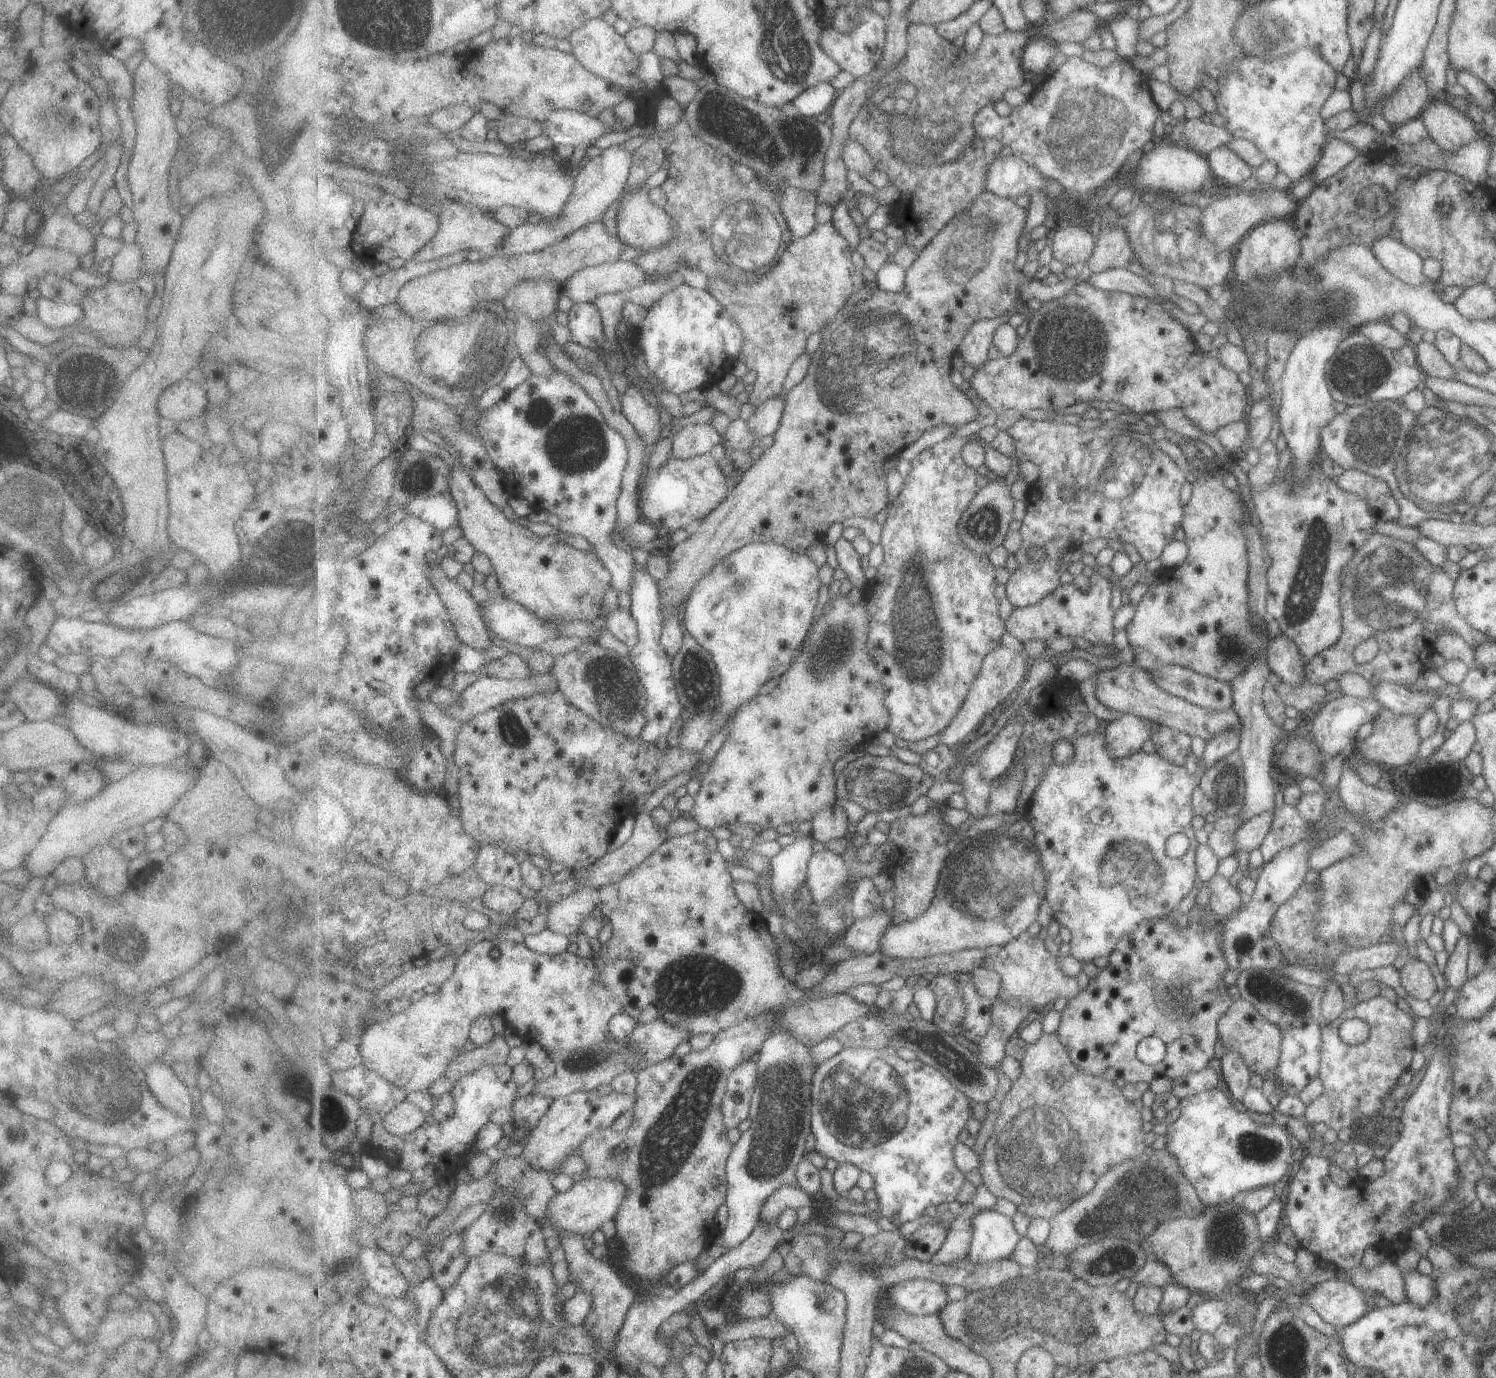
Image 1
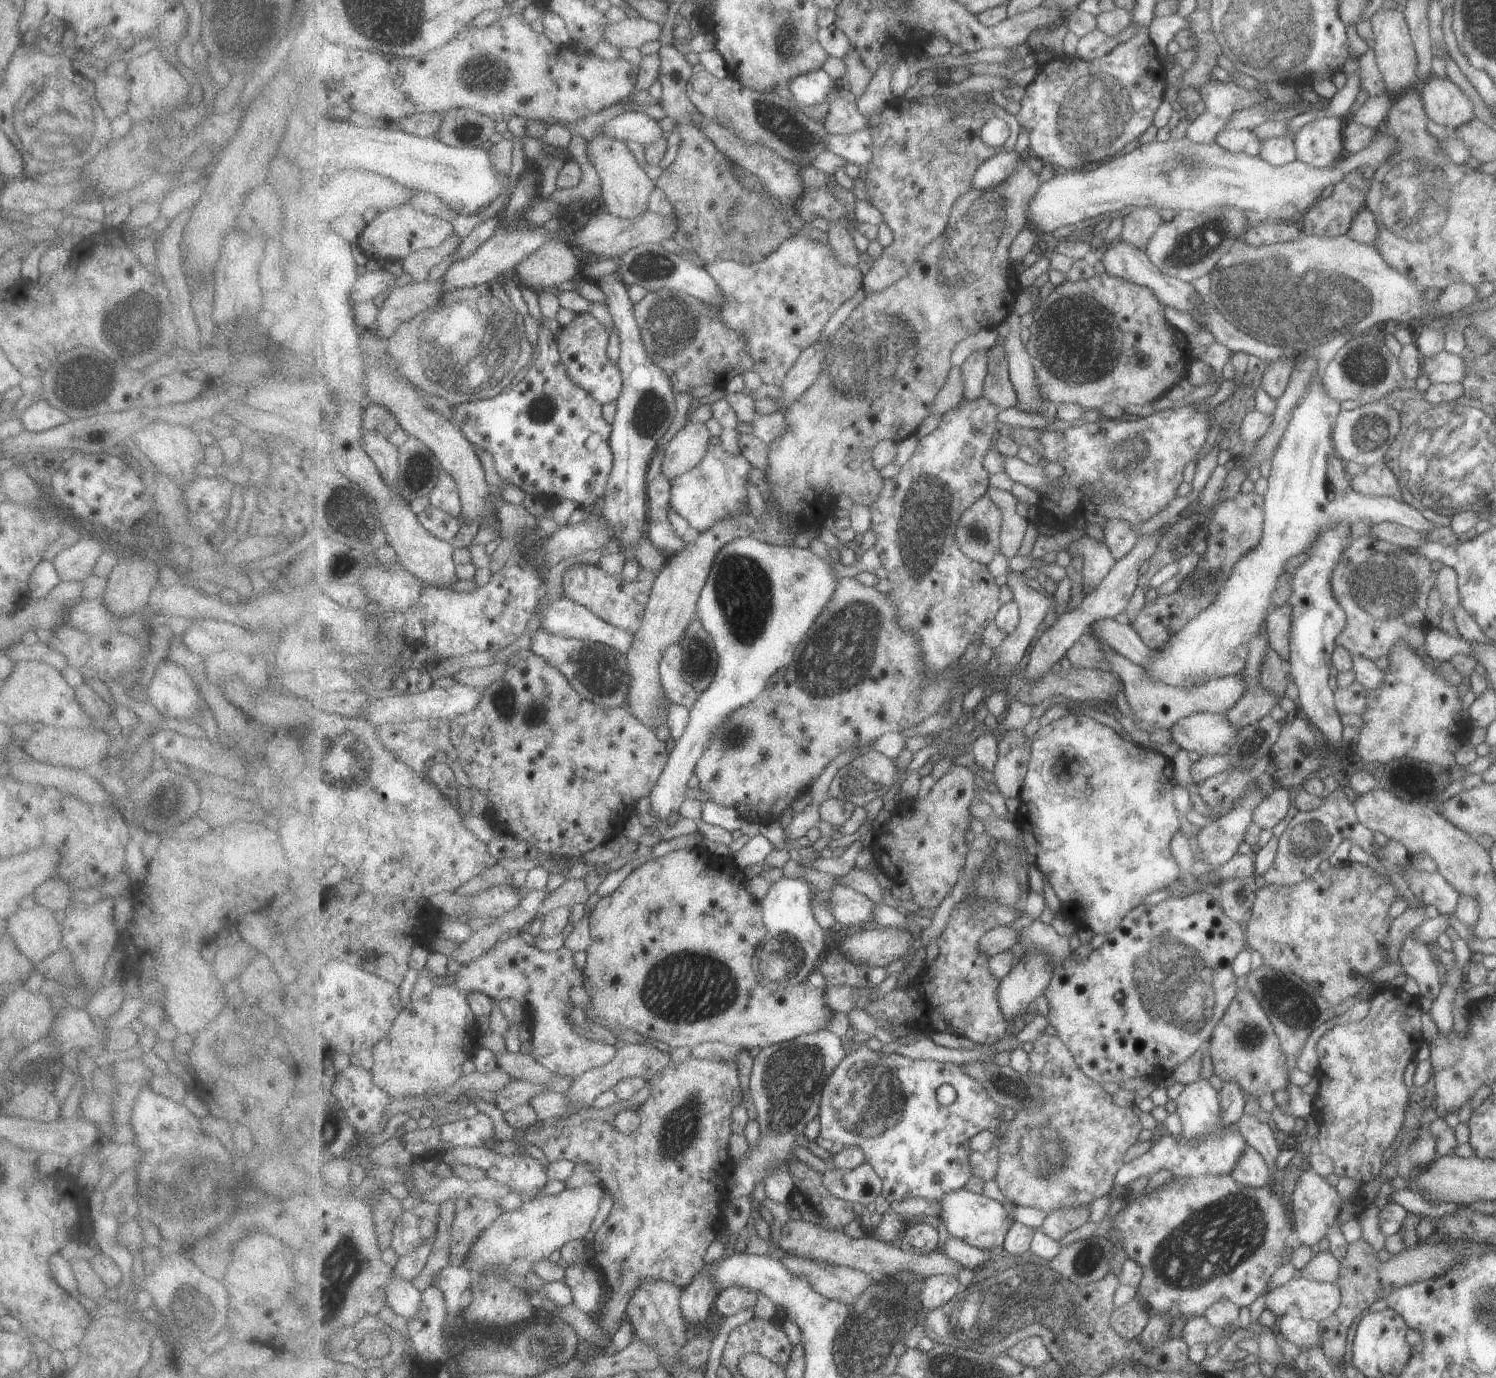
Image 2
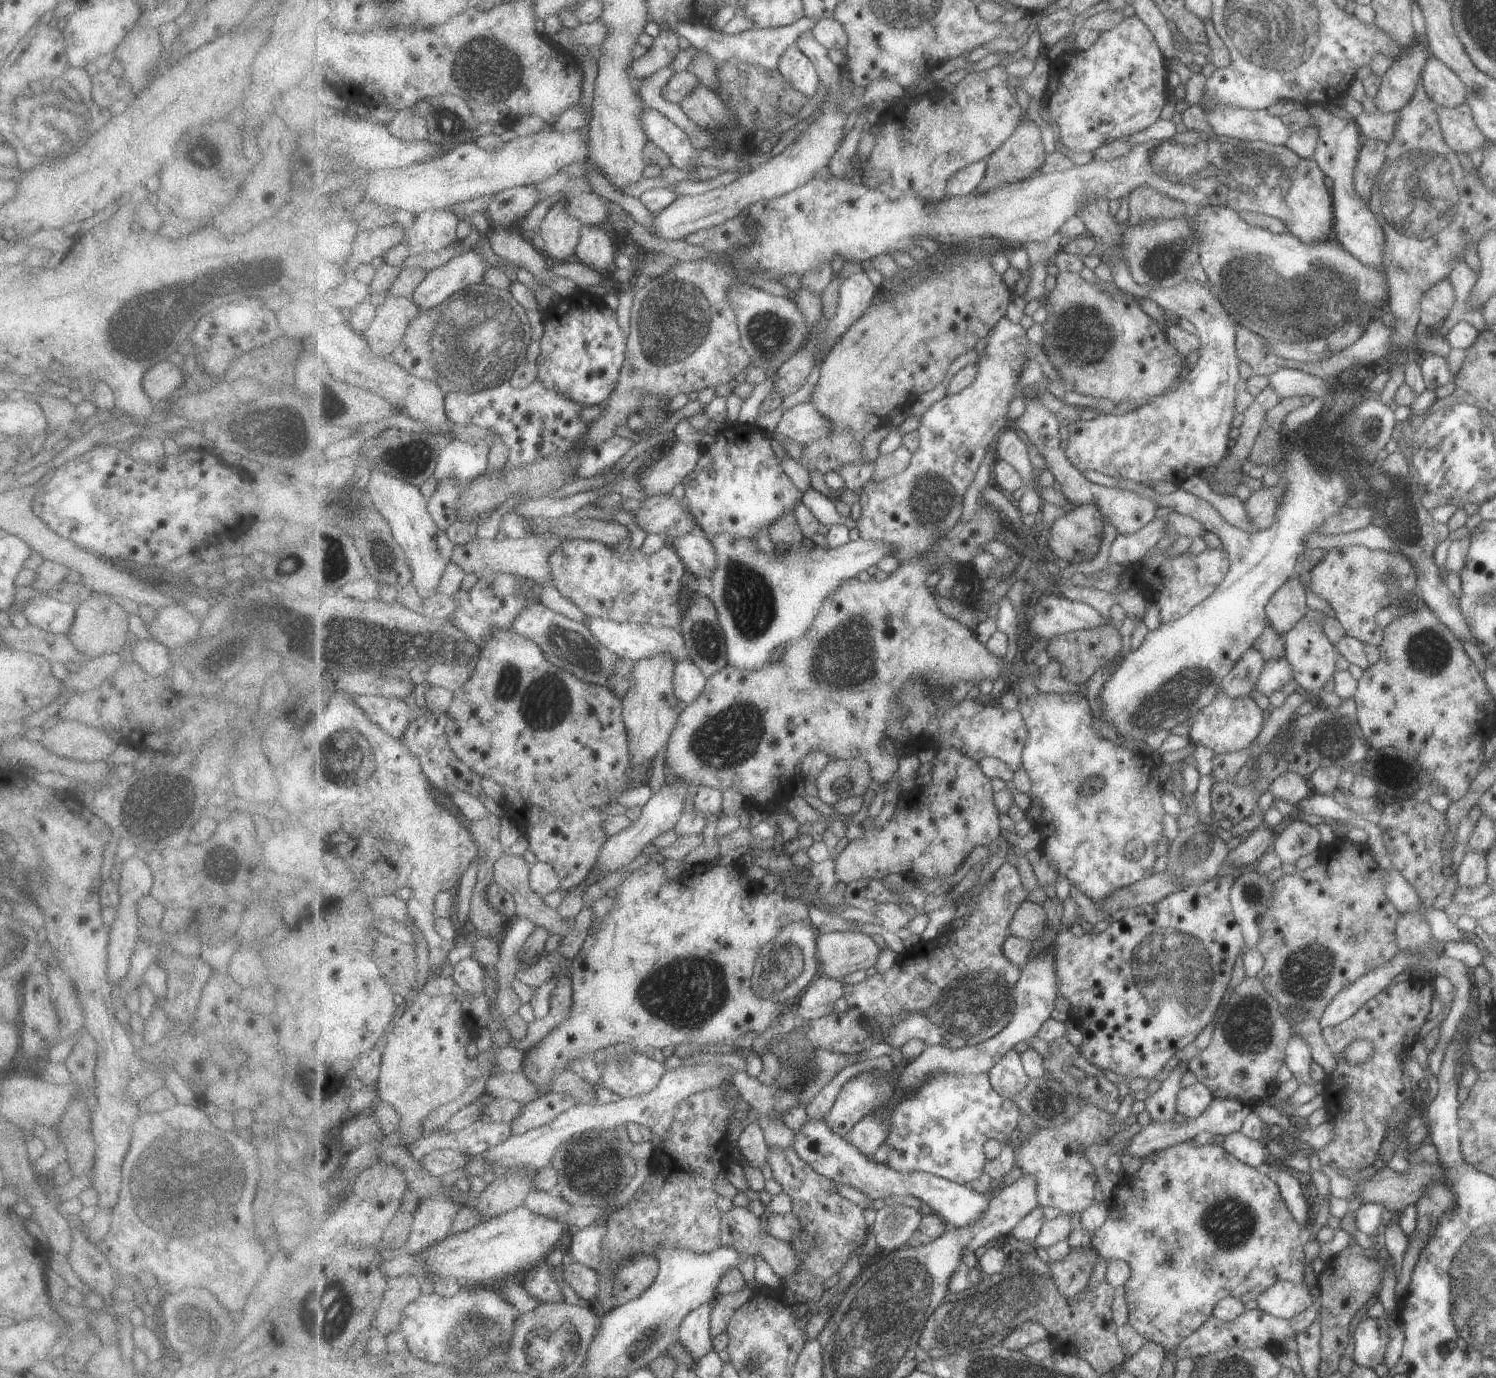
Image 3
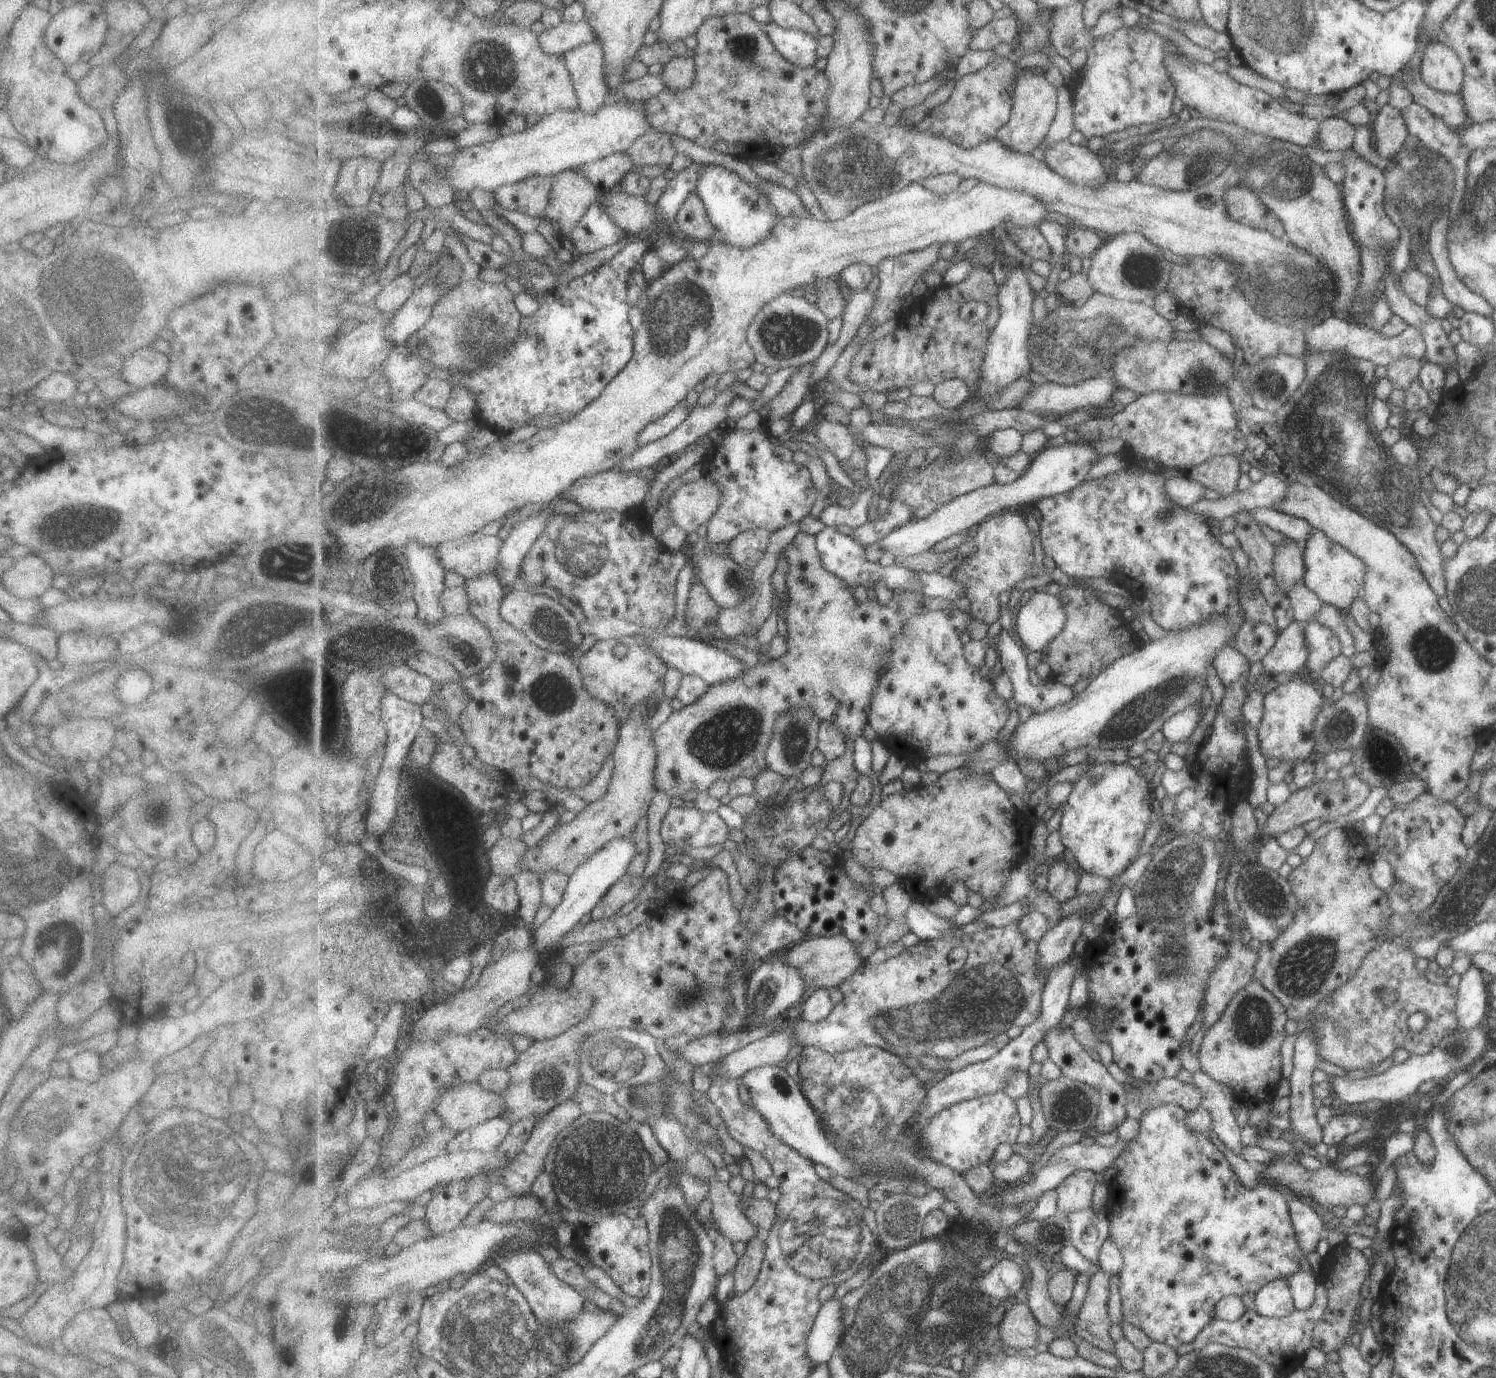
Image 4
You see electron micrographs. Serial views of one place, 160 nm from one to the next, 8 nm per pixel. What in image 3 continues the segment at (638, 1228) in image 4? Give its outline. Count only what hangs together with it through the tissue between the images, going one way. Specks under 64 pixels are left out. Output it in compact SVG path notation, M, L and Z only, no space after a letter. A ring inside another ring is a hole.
M650 1253L634 1255L620 1263L615 1272L617 1306L621 1307L642 1296L652 1285L661 1269L661 1262Z

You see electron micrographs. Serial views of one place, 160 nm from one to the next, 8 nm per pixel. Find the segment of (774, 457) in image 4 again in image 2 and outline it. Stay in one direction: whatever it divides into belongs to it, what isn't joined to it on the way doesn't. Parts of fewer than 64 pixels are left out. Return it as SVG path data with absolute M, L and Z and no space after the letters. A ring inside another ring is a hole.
M723 443L714 445L696 468L672 479L672 508L701 533L710 530L720 519L746 515L750 511L748 482L752 483L750 472L754 467L744 454L733 455Z

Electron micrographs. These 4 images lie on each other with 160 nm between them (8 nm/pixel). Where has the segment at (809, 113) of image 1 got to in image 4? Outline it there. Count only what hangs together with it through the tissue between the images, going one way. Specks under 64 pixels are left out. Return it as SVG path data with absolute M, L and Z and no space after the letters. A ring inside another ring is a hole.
M771 20L765 26L766 31L777 44L779 51L801 67L811 67L818 62L819 40L808 31L783 27Z

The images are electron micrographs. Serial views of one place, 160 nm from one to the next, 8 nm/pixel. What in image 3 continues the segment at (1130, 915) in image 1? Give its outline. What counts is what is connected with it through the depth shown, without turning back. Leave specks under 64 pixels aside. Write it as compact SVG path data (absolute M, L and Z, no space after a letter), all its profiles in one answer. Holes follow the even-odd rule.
M1012 687L1012 691L1019 699L1018 710L1025 716L1029 724L1030 736L1025 748L1023 759L1026 772L1032 779L1032 790L1029 793L1032 800L1042 800L1045 812L1042 820L1036 824L1036 829L1042 833L1044 856L1048 858L1050 866L1066 875L1070 884L1076 883L1080 890L1096 903L1105 901L1108 894L1142 880L1155 872L1154 844L1162 834L1162 780L1159 777L1159 766L1162 764L1160 756L1154 753L1133 754L1130 750L1100 738L1094 733L1094 716L1092 704L1087 697L1080 696L1077 691L1067 693L1038 693L1026 696L1022 688ZM1096 774L1105 778L1105 785L1094 794L1082 793L1082 786ZM1138 838L1144 844L1144 852L1140 858L1128 858L1125 846L1130 840Z

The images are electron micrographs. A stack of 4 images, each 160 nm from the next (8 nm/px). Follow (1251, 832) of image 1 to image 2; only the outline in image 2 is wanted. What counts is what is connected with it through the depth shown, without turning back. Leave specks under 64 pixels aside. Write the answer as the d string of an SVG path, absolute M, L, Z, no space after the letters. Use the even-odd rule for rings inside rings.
M1277 788L1258 803L1258 806L1251 814L1253 822L1258 824L1263 830L1264 828L1273 828L1280 820L1282 820L1290 806L1294 805L1294 789Z

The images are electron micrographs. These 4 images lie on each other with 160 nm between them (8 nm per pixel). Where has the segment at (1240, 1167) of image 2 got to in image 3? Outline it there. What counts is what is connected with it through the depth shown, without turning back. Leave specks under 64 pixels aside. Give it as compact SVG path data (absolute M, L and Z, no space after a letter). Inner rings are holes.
M1240 1131L1224 1136L1219 1144L1226 1149L1226 1152L1255 1169L1266 1169L1265 1150L1260 1141L1249 1139Z

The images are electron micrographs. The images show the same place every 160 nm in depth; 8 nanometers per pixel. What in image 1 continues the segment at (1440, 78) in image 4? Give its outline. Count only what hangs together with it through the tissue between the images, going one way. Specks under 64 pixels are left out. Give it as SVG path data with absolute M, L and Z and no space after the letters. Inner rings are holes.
M1431 100L1421 111L1420 119L1429 136L1447 151L1461 149L1462 145L1480 137L1470 116L1445 101Z

